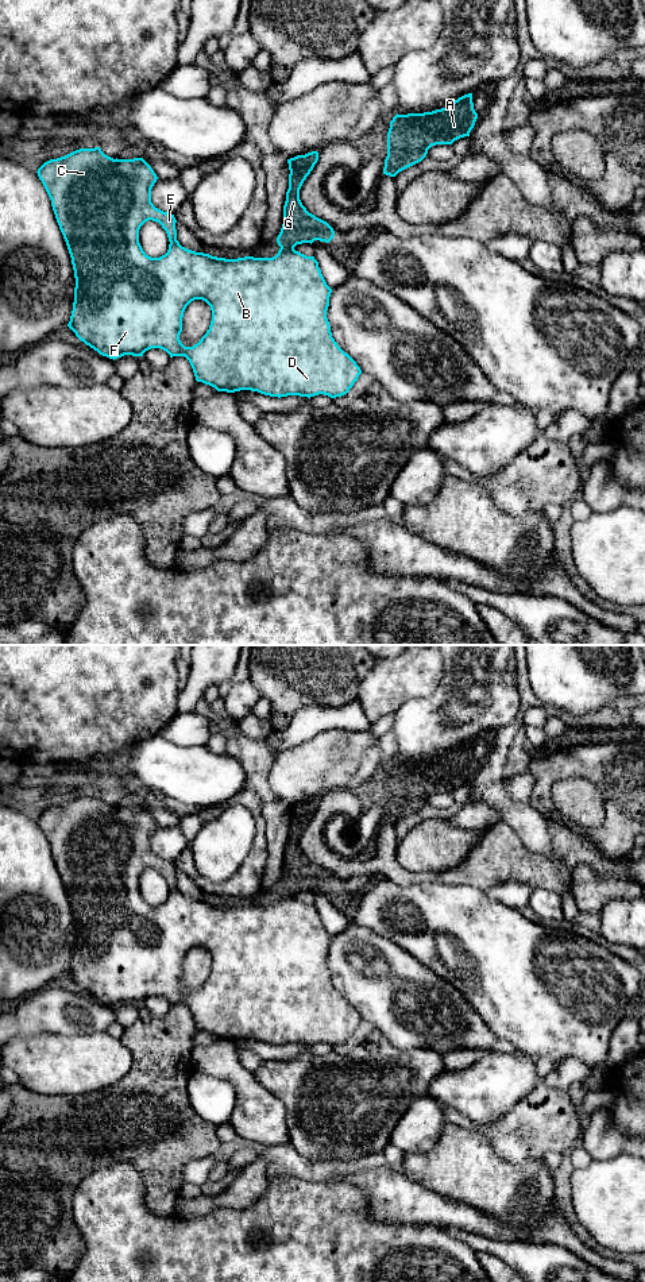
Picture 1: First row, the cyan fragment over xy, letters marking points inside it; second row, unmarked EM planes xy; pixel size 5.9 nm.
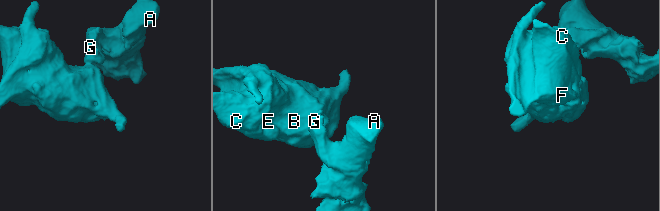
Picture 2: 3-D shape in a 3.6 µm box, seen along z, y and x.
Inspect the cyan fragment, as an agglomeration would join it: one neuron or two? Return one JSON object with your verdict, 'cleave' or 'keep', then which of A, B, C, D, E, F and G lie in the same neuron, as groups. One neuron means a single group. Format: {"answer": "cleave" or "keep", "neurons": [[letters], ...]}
{"answer": "cleave", "neurons": [["A", "G"], ["B", "C", "D", "E", "F"]]}

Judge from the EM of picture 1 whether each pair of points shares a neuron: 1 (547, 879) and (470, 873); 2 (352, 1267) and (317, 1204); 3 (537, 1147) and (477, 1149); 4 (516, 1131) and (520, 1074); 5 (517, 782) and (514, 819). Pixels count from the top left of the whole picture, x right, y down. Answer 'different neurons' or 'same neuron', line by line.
1: same neuron
2: same neuron
3: different neurons
4: different neurons
5: different neurons

